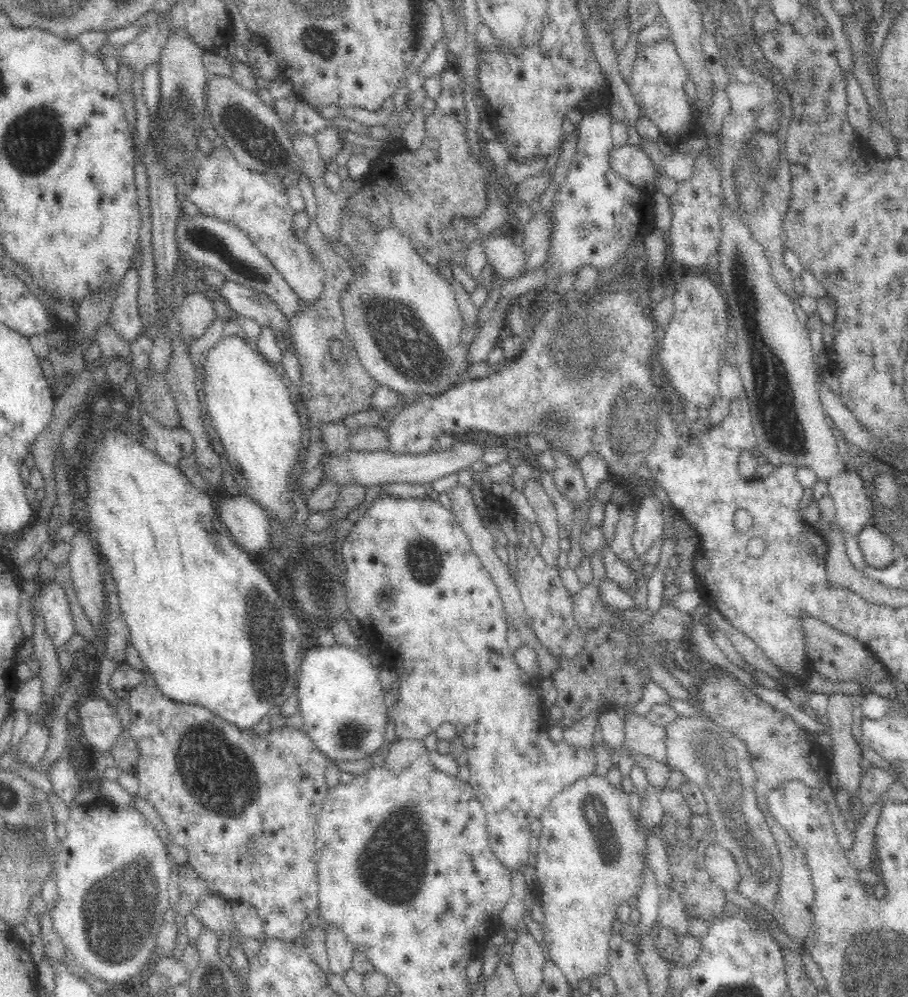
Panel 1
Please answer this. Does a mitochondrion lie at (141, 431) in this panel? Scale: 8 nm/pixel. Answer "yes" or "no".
no

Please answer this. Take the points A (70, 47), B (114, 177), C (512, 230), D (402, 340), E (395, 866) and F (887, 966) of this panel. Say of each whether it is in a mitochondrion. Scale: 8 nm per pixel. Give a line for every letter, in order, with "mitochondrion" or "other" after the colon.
A: other
B: other
C: other
D: mitochondrion
E: mitochondrion
F: mitochondrion

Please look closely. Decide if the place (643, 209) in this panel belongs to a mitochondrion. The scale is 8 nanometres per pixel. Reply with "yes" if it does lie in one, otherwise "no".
no

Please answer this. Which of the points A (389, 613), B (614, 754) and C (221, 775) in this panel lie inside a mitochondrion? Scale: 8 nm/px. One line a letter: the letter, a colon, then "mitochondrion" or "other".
A: other
B: other
C: mitochondrion

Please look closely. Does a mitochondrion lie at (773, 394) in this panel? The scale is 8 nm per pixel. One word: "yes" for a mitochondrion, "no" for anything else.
yes

